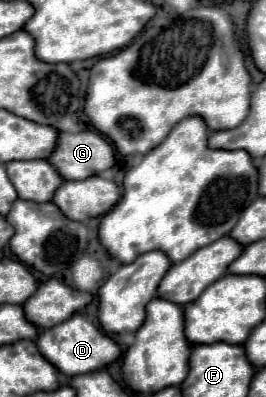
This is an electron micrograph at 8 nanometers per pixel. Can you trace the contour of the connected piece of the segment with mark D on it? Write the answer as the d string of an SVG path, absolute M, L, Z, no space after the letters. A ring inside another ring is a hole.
M76 313L72 319L56 325L56 327L50 327L50 329L44 329L38 339L36 339L36 345L40 349L40 353L58 367L58 371L64 375L64 377L72 377L72 375L86 375L88 371L98 371L114 361L120 359L122 355L122 349L120 345L106 337L92 321L88 321L84 315Z

